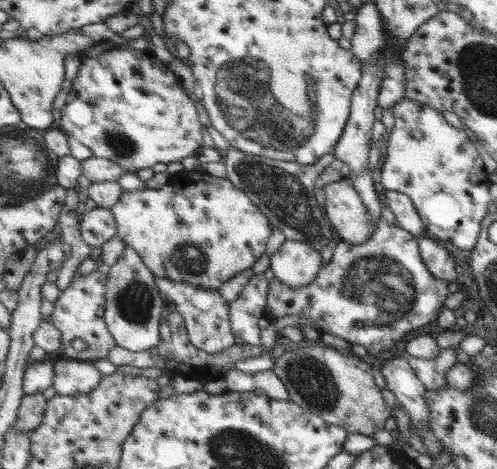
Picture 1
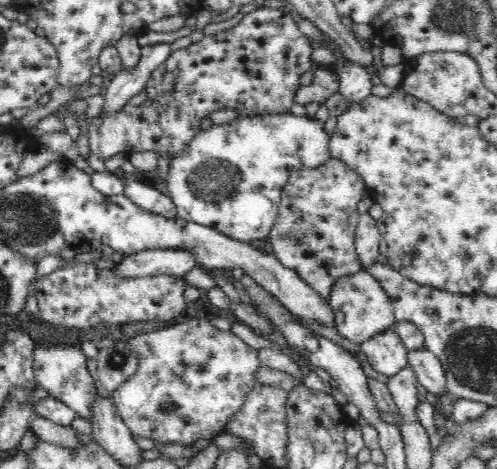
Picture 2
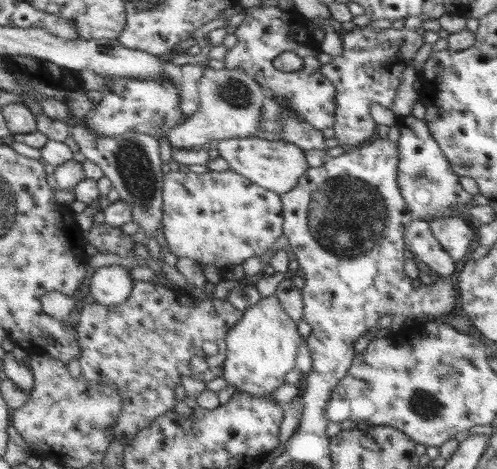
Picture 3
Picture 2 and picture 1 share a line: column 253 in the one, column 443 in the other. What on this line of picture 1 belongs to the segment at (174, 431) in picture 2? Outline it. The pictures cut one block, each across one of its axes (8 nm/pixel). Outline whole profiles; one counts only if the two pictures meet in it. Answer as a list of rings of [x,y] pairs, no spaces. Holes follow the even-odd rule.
[[[443,348],[437,358],[409,358],[413,370],[417,376],[425,382],[425,388],[433,394],[447,392],[447,380],[445,372],[457,364],[457,350],[453,348]]]

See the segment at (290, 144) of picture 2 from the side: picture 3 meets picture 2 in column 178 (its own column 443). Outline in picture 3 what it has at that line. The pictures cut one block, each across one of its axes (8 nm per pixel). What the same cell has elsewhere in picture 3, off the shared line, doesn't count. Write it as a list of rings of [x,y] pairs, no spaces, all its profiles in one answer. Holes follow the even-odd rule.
[[[407,116],[407,118],[399,118],[399,126],[401,126],[399,184],[401,184],[401,194],[405,196],[413,212],[413,218],[429,220],[431,216],[437,216],[437,218],[455,216],[455,206],[465,206],[471,200],[471,196],[461,190],[457,180],[459,176],[453,174],[453,166],[449,164],[445,154],[441,154],[441,146],[435,142],[425,120]]]

